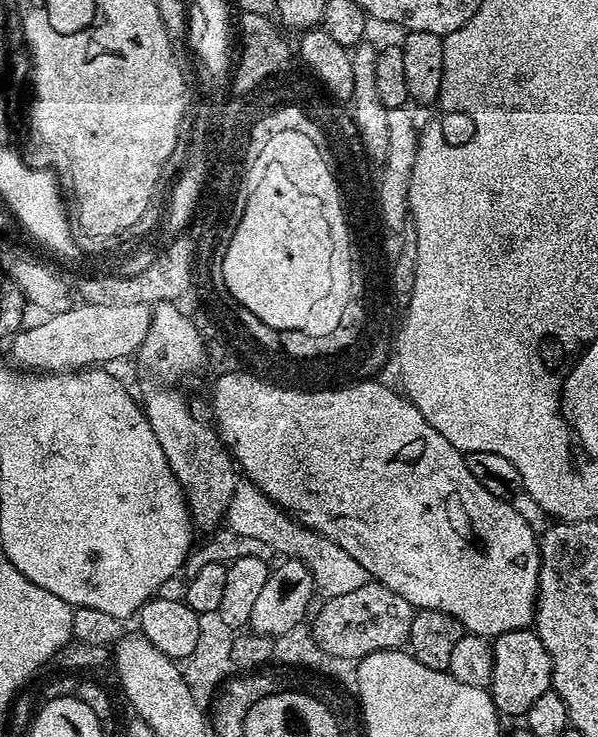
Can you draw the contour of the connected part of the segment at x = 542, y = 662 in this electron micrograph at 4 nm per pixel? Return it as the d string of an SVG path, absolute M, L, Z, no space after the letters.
M531 627L510 630L495 637L494 651L496 670L490 691L496 711L505 717L523 717L553 687L552 656L546 650L539 632Z

